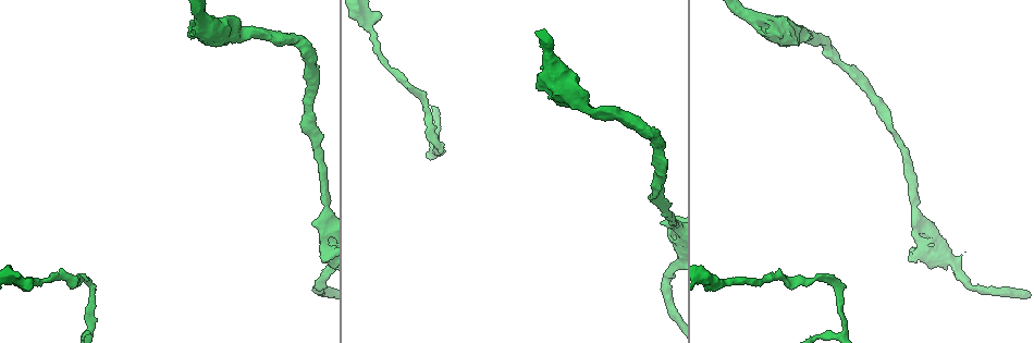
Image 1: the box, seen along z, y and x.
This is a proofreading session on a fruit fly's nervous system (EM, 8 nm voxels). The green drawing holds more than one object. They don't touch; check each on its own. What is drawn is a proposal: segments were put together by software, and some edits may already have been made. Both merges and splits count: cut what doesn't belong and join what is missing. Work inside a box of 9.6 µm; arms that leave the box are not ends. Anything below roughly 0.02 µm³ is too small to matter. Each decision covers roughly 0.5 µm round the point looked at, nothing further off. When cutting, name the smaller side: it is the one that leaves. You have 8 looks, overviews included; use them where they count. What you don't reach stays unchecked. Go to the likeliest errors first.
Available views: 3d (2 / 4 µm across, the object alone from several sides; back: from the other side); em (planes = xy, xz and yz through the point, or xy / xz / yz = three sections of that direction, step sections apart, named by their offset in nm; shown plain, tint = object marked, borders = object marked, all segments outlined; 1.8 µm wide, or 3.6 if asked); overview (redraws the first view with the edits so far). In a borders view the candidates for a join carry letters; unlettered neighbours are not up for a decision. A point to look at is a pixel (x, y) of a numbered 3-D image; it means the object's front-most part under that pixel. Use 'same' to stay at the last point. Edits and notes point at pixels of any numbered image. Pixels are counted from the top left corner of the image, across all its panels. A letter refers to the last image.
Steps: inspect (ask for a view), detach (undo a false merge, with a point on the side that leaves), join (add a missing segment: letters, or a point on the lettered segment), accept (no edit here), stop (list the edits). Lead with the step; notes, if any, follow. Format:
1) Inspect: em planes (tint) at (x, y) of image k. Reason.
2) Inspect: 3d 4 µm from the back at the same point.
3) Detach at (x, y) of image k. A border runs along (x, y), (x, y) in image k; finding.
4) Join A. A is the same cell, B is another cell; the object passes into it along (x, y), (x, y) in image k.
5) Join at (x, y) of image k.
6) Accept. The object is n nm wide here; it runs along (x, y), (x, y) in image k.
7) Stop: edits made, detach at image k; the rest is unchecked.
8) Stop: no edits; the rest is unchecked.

Inspect: 3d 4 µm from the back at (669, 235) of image 1. An open end.

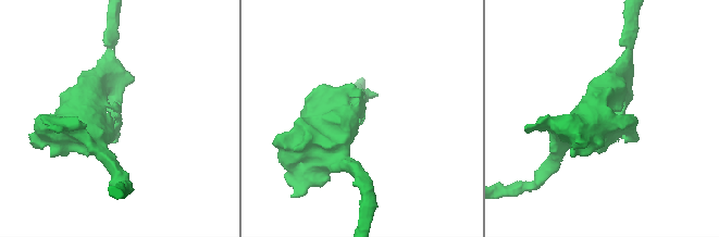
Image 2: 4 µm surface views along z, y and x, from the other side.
Inspect: em planes (borders) at (120, 106) of image 2. Shape alone is not enough.

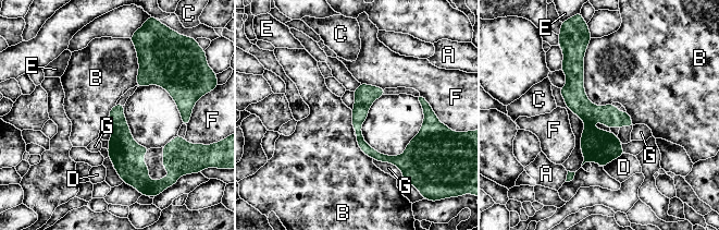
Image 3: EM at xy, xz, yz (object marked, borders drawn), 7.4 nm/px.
Accept. The longest contact is with B, 500 nm; A, B, C, D, E, F and G are other cells; a border runs along (592, 38), (584, 93), (603, 107) in image 3; no lettered segment goes on from it.

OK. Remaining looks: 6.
Inspect: 3d 4 µm at (539, 74) of image 1. Free end.

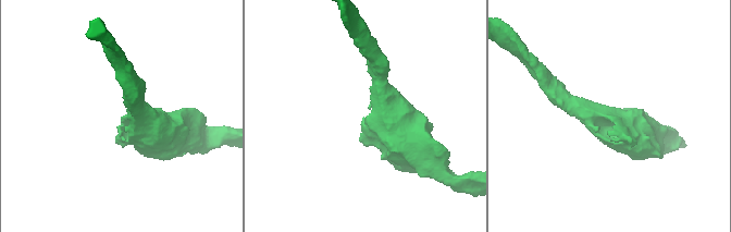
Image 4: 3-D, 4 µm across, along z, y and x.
Inspect: em xz step 4 (borders) at (121, 131) of image 4.

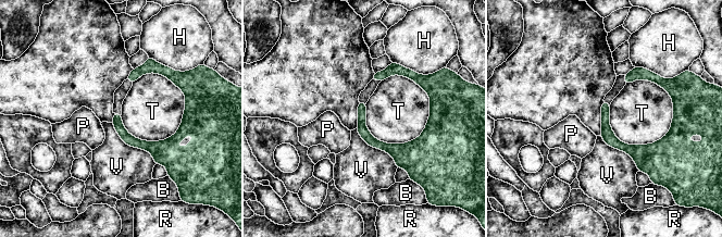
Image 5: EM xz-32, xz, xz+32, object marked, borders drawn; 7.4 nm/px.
Inspect: em planes (borders) at the same point. Cut it another way.

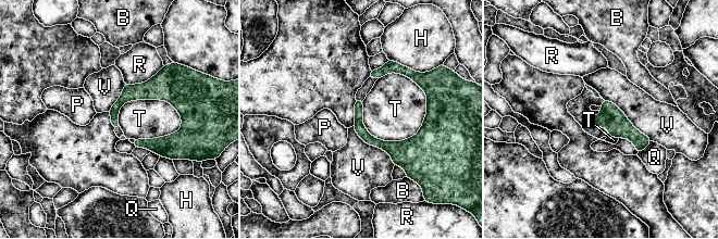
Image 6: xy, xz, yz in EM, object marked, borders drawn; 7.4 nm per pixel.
Accept. The longest contact is with V, 650 nm; B, H, P, Q, R, T and V are other cells; no lettered segment goes on from it.

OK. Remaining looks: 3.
Inspect: 3d 4 µm at (712, 279) of image 1.

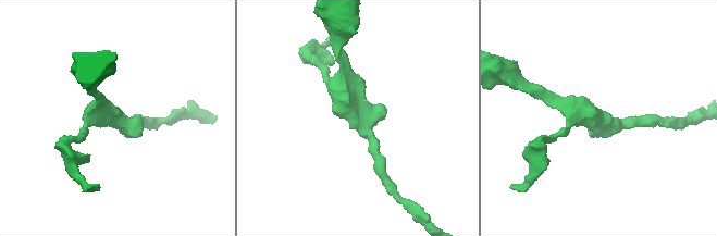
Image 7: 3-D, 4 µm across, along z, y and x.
Inspect: em planes (tint) at (115, 121) of image 7. Shape alone is not enough.

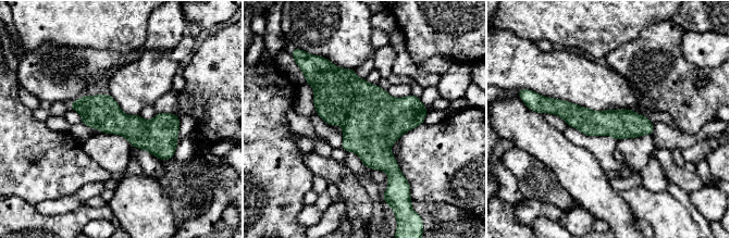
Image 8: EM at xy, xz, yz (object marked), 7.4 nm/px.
Inspect: em planes (borders) at the same point.

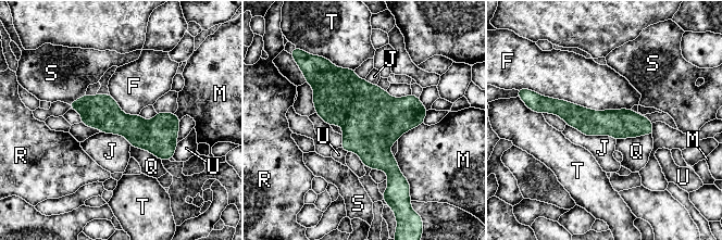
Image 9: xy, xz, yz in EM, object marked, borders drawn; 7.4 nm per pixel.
Accept. F, J, M, Q, R, S, T and U are other cells; continuous, no second cell.

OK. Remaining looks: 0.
Stop: no edits; the rest is unchecked.

